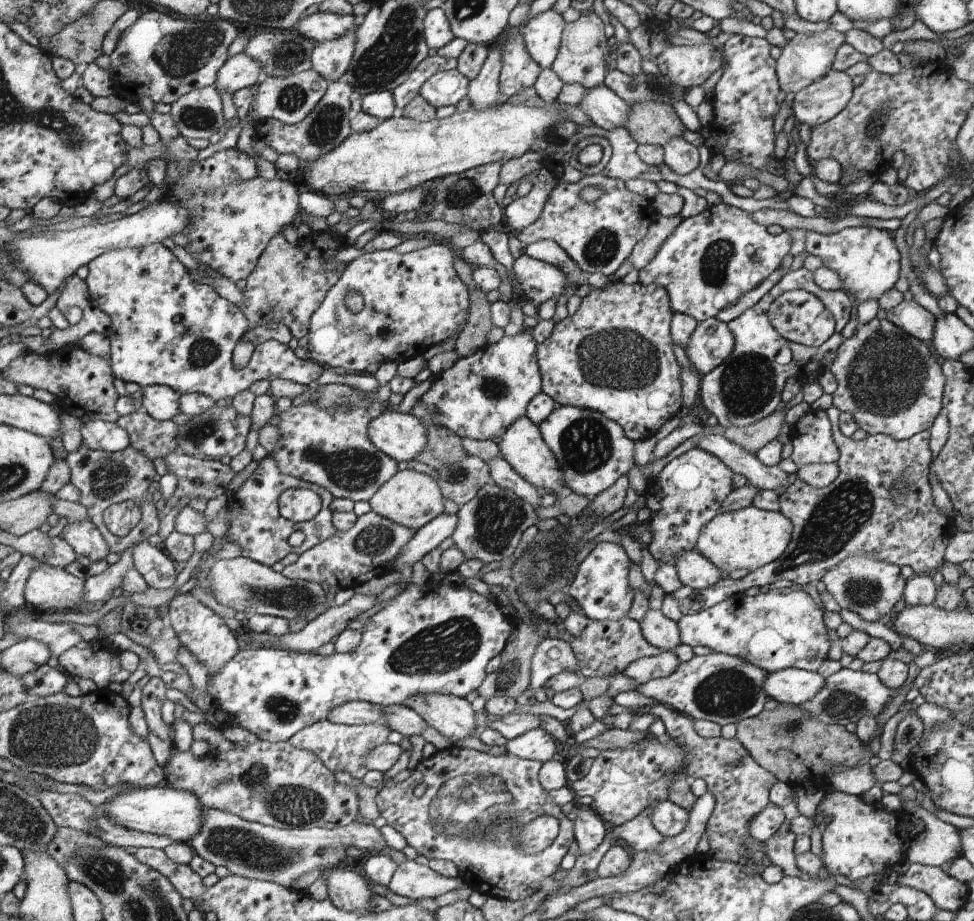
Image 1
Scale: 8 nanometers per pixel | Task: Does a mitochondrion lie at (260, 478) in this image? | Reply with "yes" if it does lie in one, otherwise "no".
no

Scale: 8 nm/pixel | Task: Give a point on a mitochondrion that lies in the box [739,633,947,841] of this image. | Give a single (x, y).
(841, 704)

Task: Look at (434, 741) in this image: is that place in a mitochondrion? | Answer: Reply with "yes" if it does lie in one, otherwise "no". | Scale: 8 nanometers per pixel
no

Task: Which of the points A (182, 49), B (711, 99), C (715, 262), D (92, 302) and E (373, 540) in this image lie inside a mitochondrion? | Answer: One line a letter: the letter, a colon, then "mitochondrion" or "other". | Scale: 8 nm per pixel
A: mitochondrion
B: other
C: mitochondrion
D: other
E: mitochondrion

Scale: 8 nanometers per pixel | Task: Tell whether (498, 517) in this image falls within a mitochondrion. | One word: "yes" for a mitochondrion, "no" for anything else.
yes

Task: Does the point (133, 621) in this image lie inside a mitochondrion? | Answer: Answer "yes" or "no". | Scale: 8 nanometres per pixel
no

